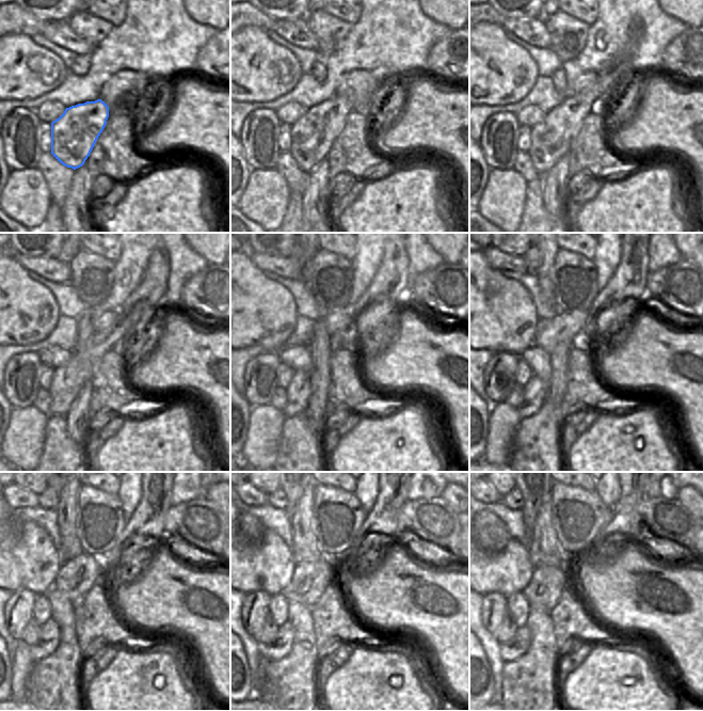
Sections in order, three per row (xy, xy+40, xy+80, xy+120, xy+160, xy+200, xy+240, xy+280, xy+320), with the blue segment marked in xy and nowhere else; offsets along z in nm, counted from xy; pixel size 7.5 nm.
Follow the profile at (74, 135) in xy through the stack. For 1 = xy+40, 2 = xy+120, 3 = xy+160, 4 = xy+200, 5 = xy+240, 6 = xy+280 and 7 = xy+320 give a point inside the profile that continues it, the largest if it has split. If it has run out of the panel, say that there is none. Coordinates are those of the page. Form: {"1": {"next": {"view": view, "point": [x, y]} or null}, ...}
{"1": {"next": {"view": "xy+40", "point": [312, 137]}}, "2": {"next": {"view": "xy+120", "point": [67, 379]}}, "3": {"next": {"view": "xy+160", "point": [389, 284]}}, "4": {"next": {"view": "xy+200", "point": [628, 282]}}, "5": {"next": {"view": "xy+240", "point": [147, 520]}}, "6": {"next": {"view": "xy+280", "point": [381, 520]}}, "7": {"next": {"view": "xy+320", "point": [632, 493]}}}

